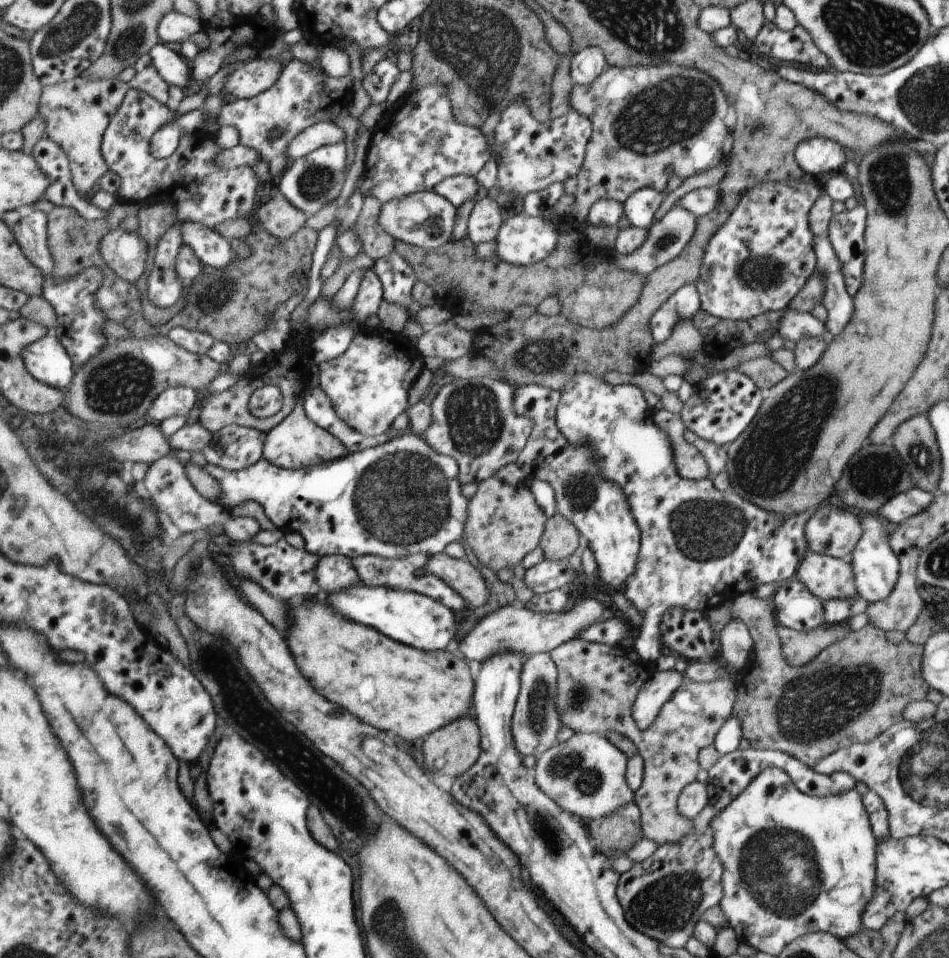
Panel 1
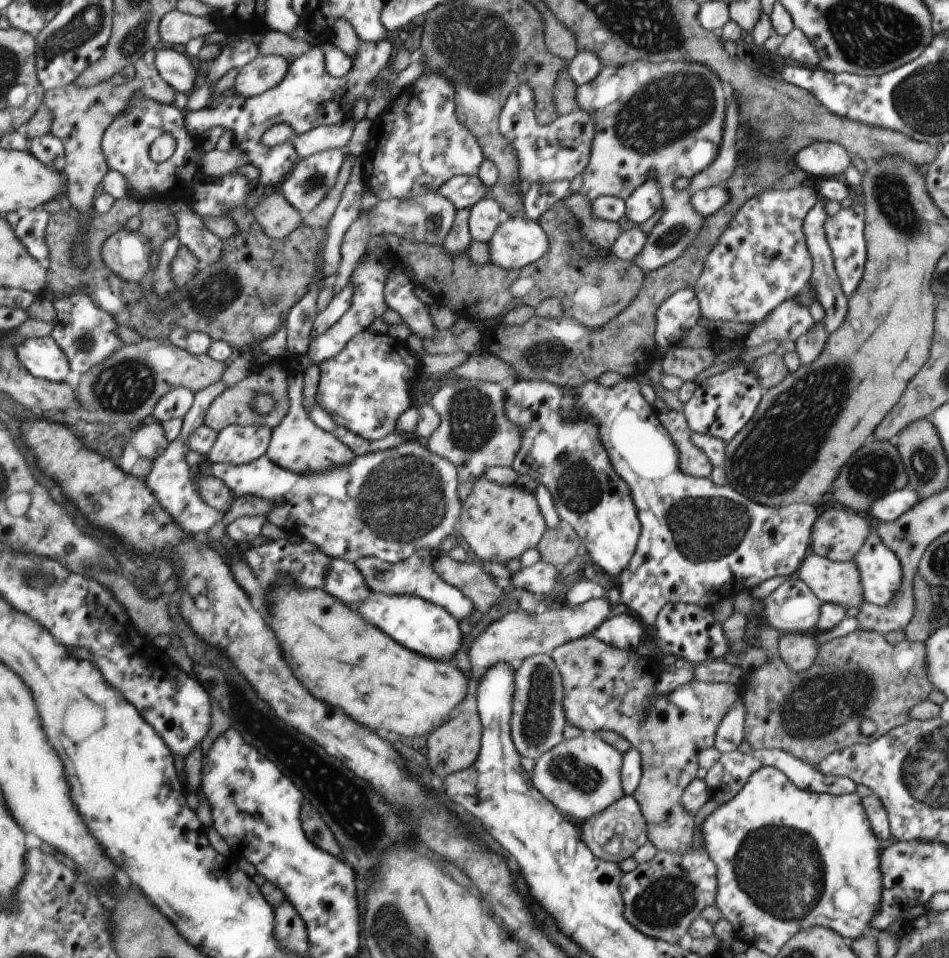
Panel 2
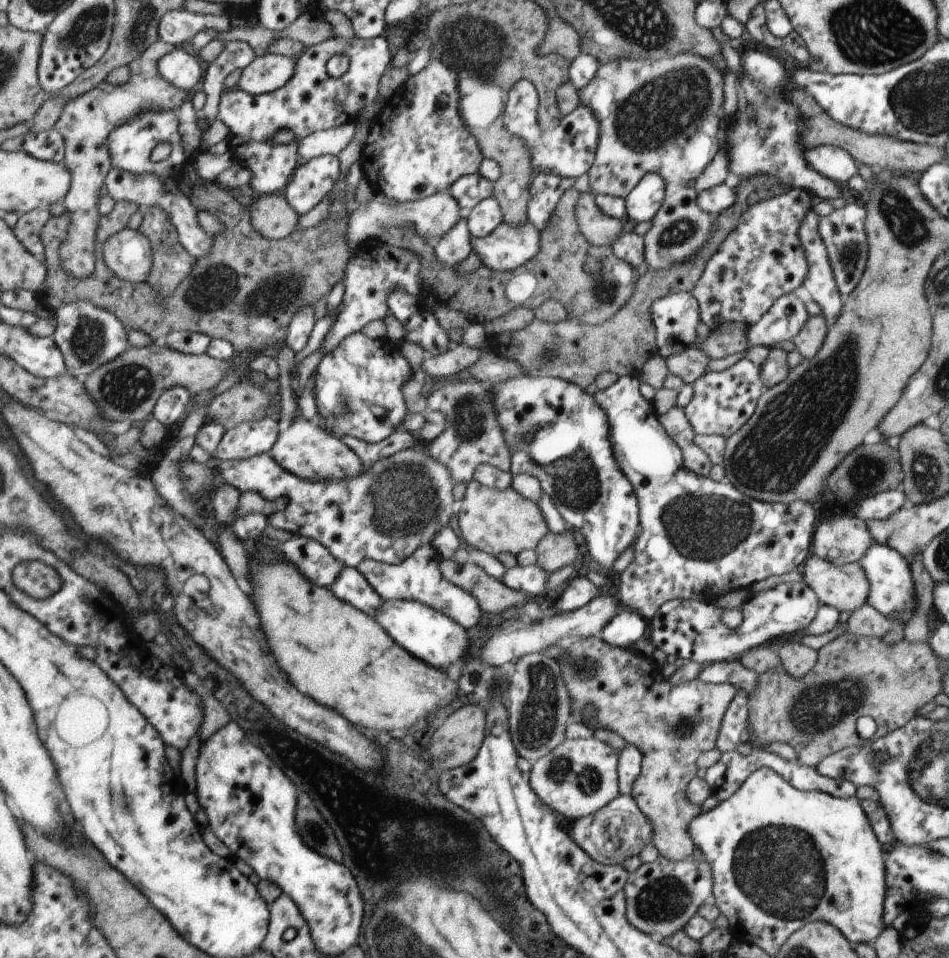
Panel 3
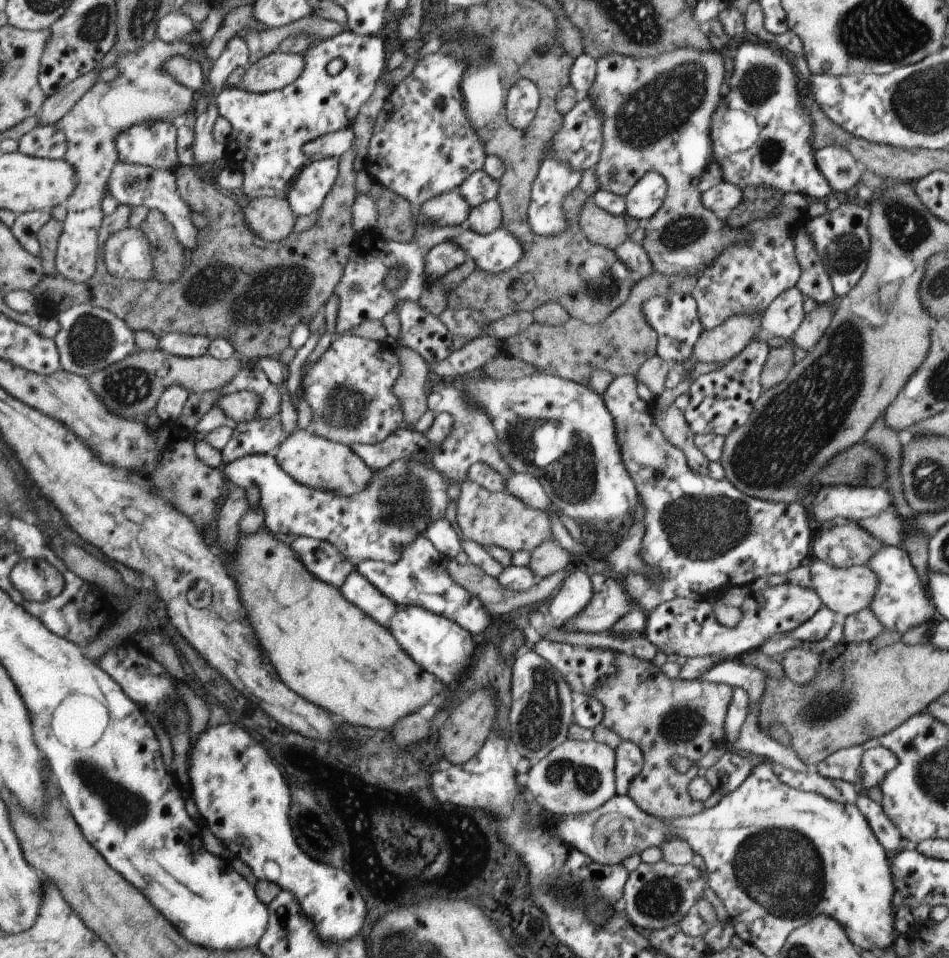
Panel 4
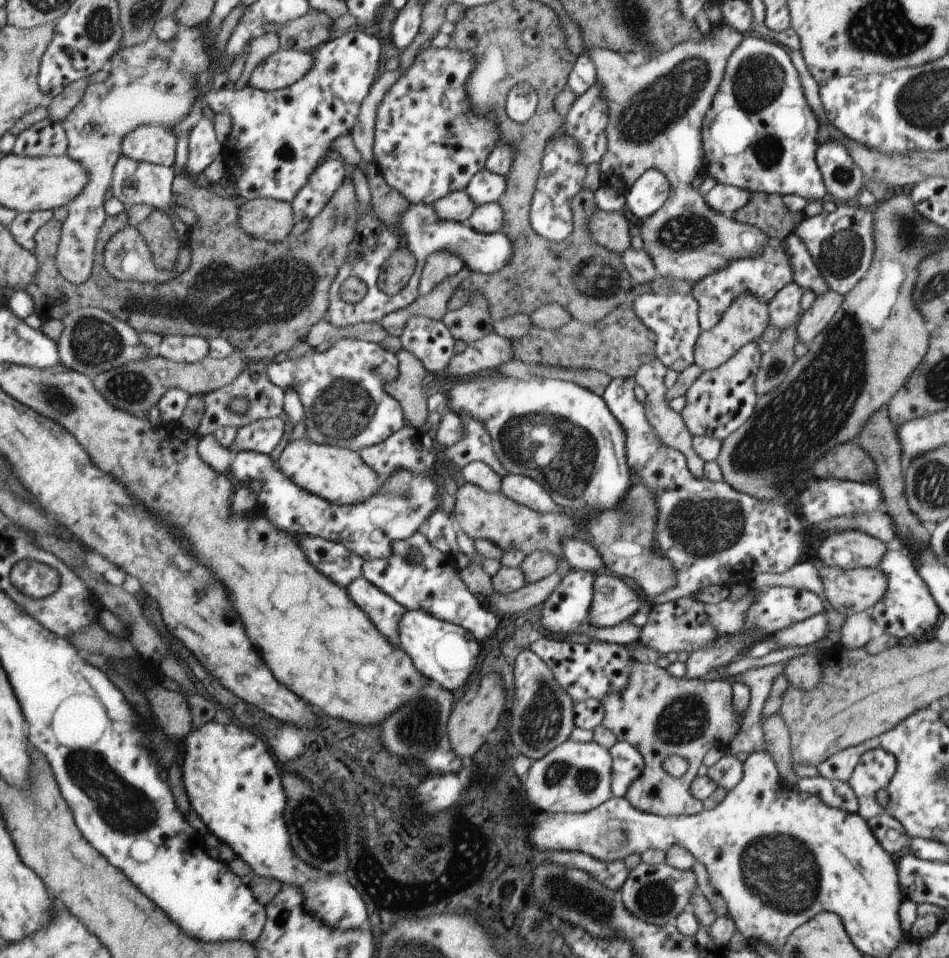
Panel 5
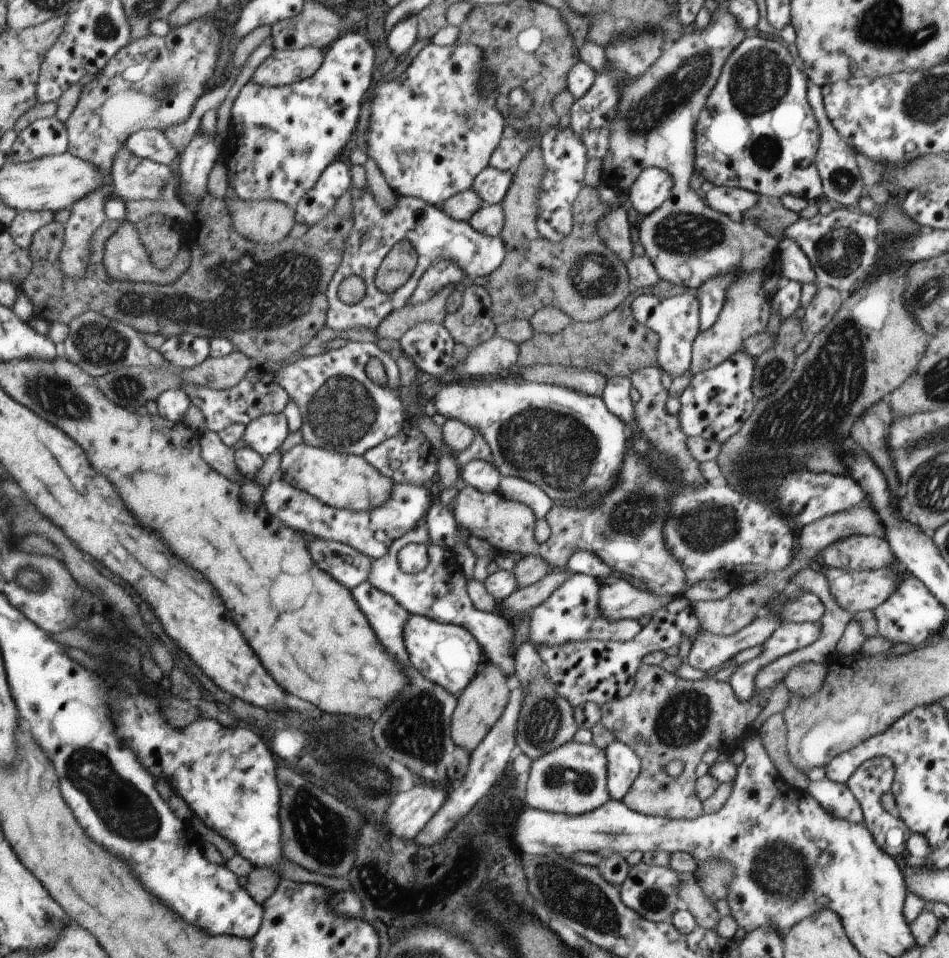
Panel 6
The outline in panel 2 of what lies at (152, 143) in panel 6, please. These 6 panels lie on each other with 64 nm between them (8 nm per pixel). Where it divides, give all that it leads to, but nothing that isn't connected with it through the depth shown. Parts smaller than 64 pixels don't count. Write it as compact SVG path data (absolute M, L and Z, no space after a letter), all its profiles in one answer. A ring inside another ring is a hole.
M136 91L127 106L127 110L107 128L102 143L103 152L110 169L121 172L129 186L133 188L133 198L147 201L173 200L187 202L197 216L205 218L225 218L235 208L250 207L258 192L256 183L244 175L231 172L219 178L213 178L203 172L203 154L201 142L196 134L187 130L179 108L160 104L145 91ZM171 132L178 138L176 152L170 160L159 163L151 158L152 142L161 134Z

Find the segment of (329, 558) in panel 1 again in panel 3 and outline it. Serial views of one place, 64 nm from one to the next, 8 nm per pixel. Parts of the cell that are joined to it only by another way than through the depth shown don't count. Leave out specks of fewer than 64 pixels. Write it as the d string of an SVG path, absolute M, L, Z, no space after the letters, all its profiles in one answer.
M345 566L331 590L341 599L355 605L356 609L375 617L380 612L382 598L369 586L355 567Z

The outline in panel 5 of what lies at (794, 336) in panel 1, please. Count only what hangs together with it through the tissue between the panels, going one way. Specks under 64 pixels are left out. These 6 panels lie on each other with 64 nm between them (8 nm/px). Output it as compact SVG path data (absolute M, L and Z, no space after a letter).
M793 281L779 290L774 298L767 302L770 306L770 324L781 330L797 322L801 314L799 308L801 294L802 288Z

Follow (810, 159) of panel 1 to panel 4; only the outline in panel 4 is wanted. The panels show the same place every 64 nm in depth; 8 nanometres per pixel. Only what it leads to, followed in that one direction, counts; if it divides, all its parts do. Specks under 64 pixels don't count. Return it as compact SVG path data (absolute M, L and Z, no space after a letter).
M827 145L814 149L814 160L835 192L847 192L860 180L862 168L842 146Z

